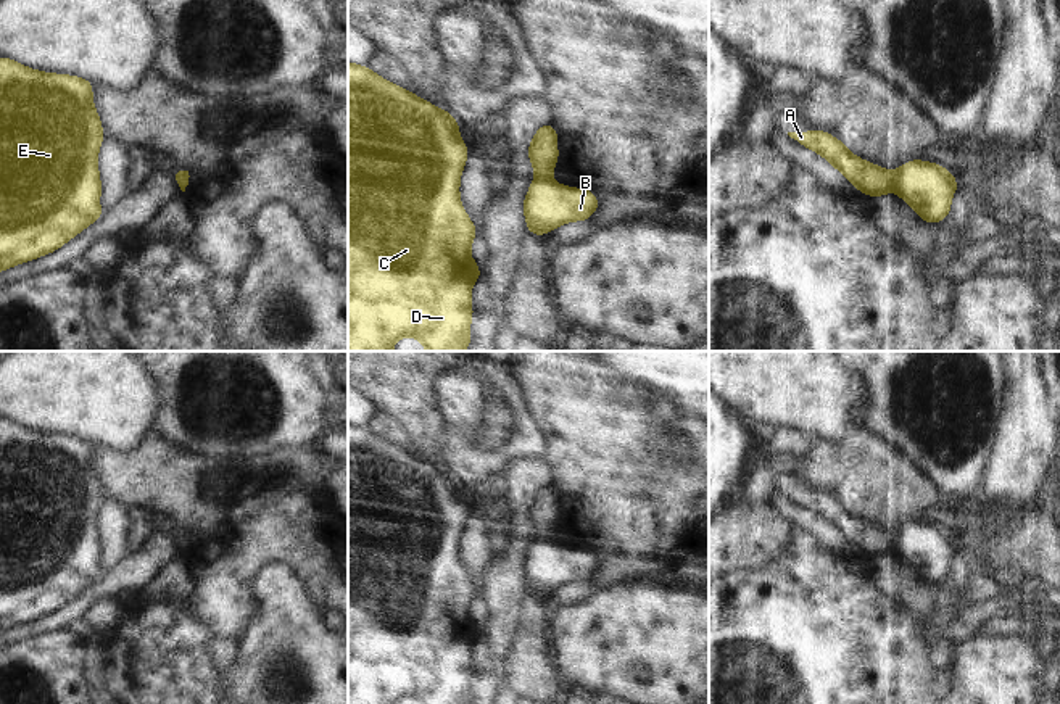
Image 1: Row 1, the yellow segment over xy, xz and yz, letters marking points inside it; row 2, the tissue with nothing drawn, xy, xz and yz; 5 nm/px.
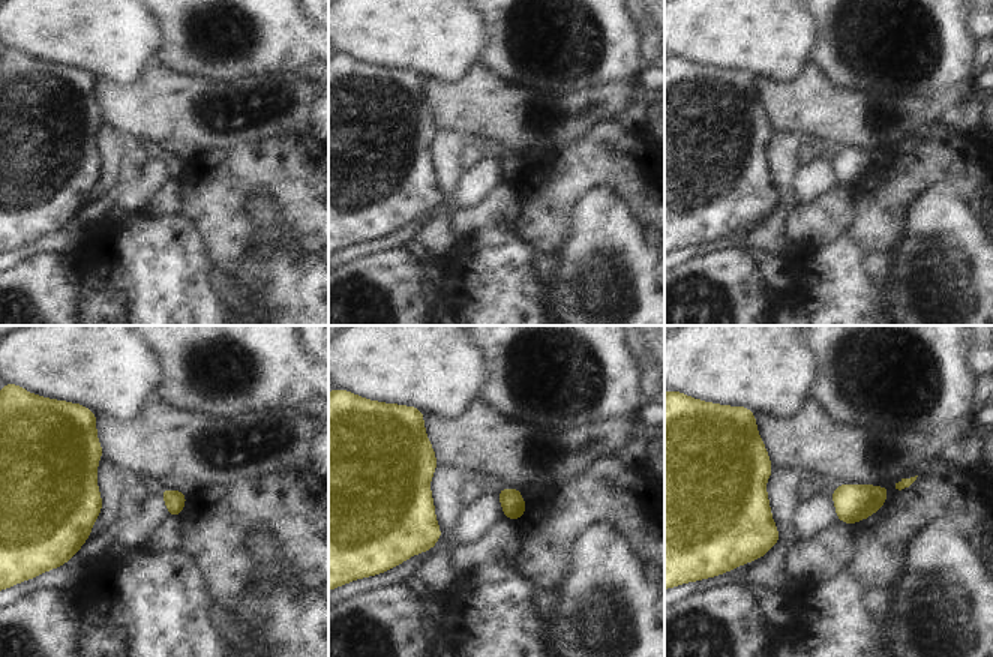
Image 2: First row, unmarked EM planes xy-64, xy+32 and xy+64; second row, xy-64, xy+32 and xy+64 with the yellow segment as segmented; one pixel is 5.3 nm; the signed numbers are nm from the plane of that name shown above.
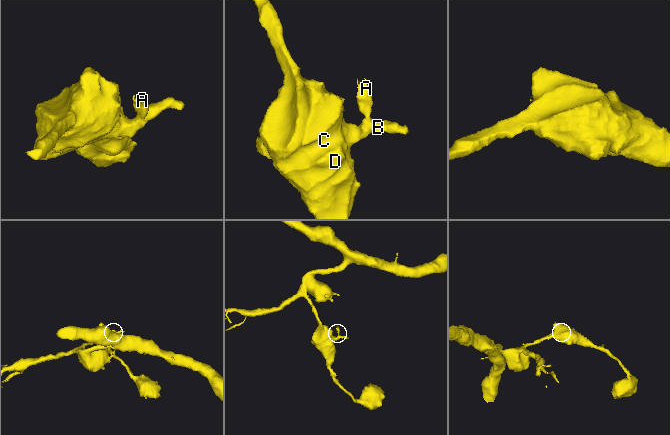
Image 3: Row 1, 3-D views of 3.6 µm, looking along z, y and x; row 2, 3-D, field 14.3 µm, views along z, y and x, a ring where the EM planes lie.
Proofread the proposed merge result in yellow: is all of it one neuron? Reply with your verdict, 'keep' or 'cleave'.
cleave

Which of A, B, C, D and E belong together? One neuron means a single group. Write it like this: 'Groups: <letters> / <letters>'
Groups: A / B C D E.

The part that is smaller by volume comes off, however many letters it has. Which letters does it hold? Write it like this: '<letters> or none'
A

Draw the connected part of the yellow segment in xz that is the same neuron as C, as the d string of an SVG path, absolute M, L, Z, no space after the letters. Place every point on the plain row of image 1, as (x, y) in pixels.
M348 422L348 704L395 704L400 698L416 698L420 704L470 704L470 648L482 632L469 615L477 588L459 562L459 538L469 517L459 488L445 469L435 470L430 462L387 443L367 427Z

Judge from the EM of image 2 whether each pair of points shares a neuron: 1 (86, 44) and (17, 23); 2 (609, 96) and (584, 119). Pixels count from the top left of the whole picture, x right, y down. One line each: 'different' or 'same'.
1: same
2: same

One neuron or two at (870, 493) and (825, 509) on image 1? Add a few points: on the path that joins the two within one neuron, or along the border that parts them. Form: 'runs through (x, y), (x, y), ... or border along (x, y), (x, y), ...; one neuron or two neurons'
border along (811, 484), (835, 496), (854, 516), (875, 524); two neurons

